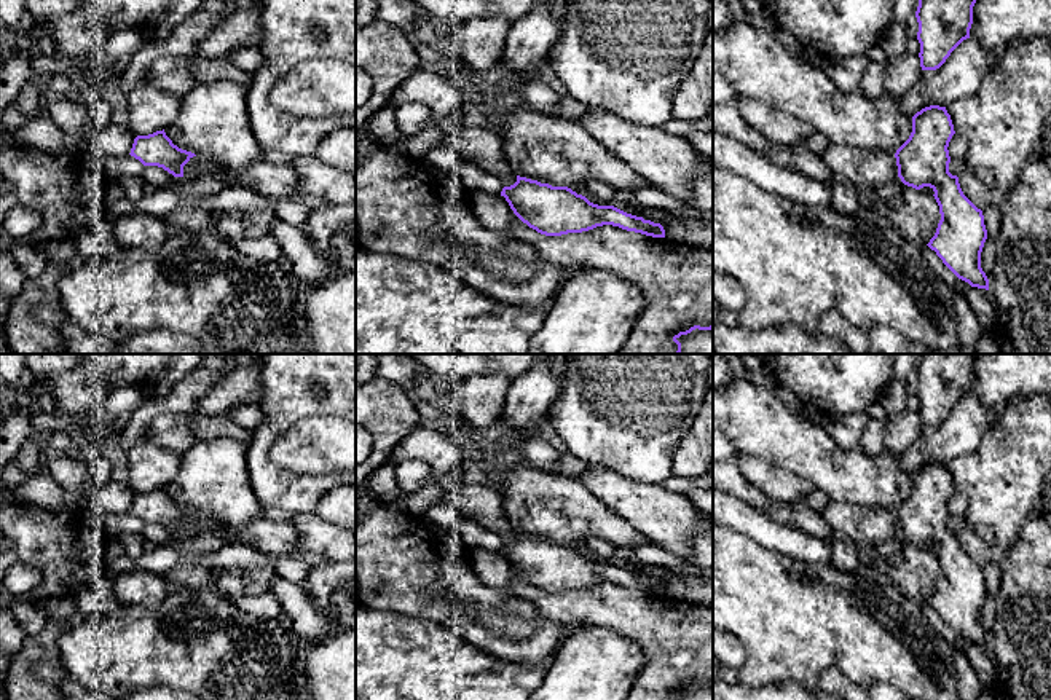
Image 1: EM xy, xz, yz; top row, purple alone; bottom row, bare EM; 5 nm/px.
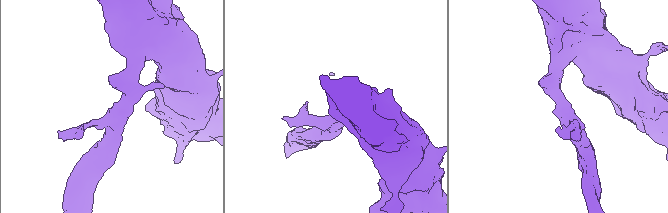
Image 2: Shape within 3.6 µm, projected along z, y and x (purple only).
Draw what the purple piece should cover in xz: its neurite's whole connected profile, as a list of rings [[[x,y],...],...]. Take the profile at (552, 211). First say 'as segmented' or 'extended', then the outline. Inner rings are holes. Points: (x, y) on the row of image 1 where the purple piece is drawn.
as segmented | [[[517,175],[517,182],[504,187],[501,196],[523,223],[545,236],[582,233],[612,225],[652,238],[665,238],[660,223],[627,214],[614,206],[593,204],[568,187],[552,187]]]

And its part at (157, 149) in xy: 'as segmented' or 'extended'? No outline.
as segmented

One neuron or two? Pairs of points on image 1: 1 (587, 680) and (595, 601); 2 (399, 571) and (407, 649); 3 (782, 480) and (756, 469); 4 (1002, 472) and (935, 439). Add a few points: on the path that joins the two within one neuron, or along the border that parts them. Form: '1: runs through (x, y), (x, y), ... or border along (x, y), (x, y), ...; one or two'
1: border along (571, 627), (603, 625), (627, 638); two
2: border along (372, 608), (418, 616), (440, 625); two
3: runs through (775, 480), (763, 475); one
4: border along (991, 426), (973, 450), (952, 458), (946, 464); two

